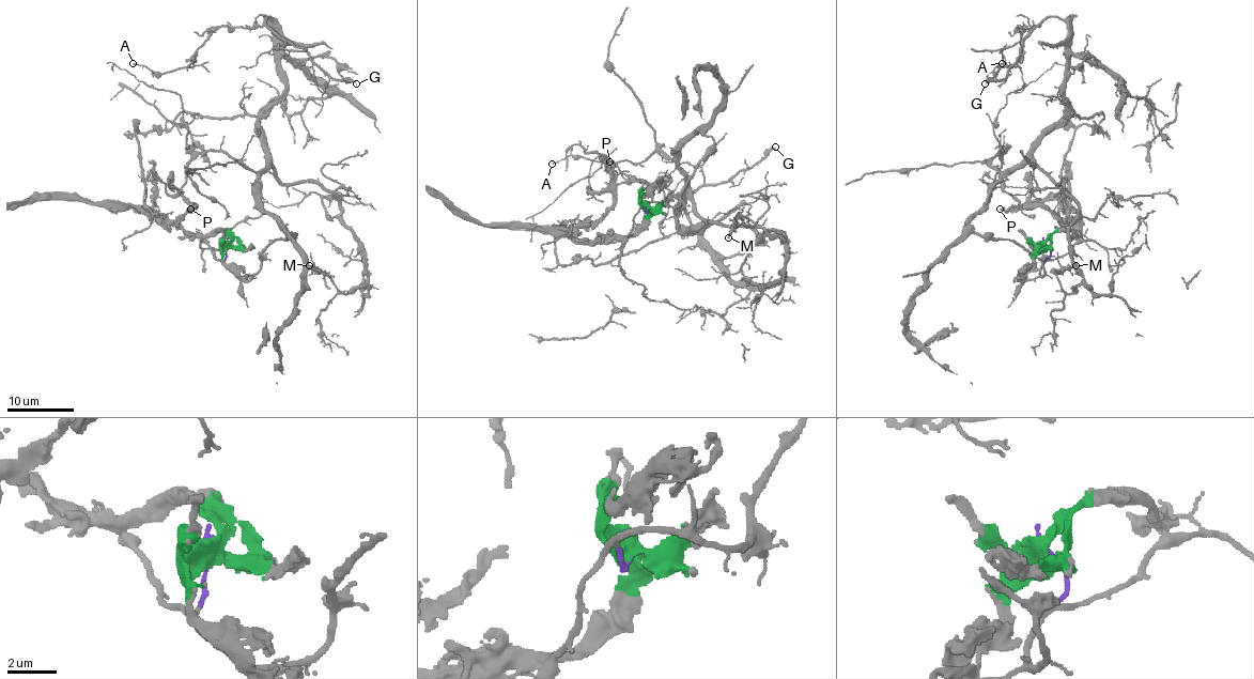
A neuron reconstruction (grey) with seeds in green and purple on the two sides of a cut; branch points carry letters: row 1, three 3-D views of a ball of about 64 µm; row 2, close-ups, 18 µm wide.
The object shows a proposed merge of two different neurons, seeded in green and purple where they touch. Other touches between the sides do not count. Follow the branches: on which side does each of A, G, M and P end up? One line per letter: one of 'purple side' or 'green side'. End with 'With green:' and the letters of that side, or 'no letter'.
A: purple side
G: purple side
M: purple side
P: green side
With green: P

